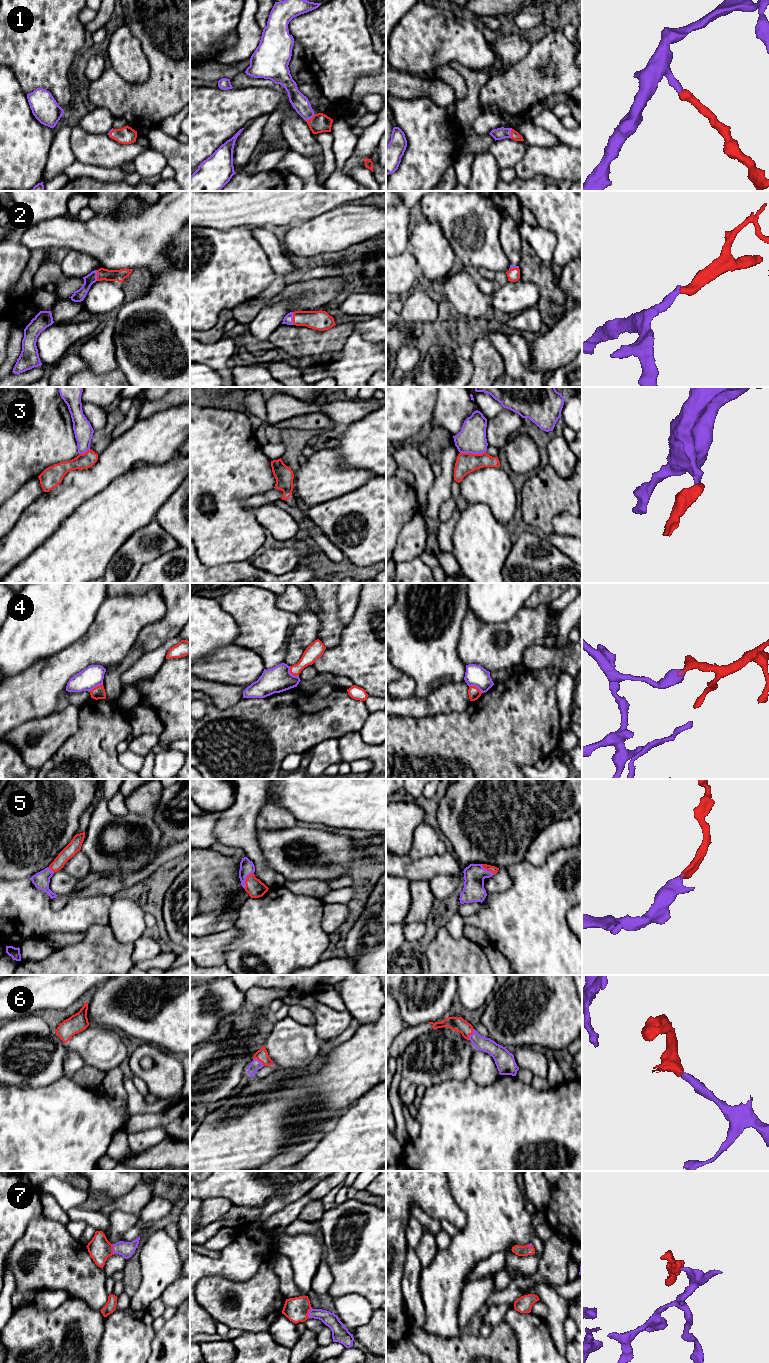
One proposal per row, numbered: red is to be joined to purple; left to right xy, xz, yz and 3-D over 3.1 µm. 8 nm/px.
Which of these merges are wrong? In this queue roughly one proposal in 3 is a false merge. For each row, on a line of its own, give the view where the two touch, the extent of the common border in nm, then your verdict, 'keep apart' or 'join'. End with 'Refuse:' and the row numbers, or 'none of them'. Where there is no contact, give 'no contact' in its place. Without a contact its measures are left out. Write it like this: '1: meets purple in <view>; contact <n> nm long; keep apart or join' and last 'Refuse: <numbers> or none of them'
1: meets purple in xz; contact 100 nm long; join
2: meets purple in xz; contact 100 nm long; join
3: meets purple in yz; contact 200 nm long; keep apart
4: meets purple in xz; contact 120 nm long; keep apart
5: meets purple in xz; contact 150 nm long; join
6: meets purple in xz; contact 110 nm long; join
7: meets purple in xz; contact 90 nm long; join
Refuse: 3, 4

